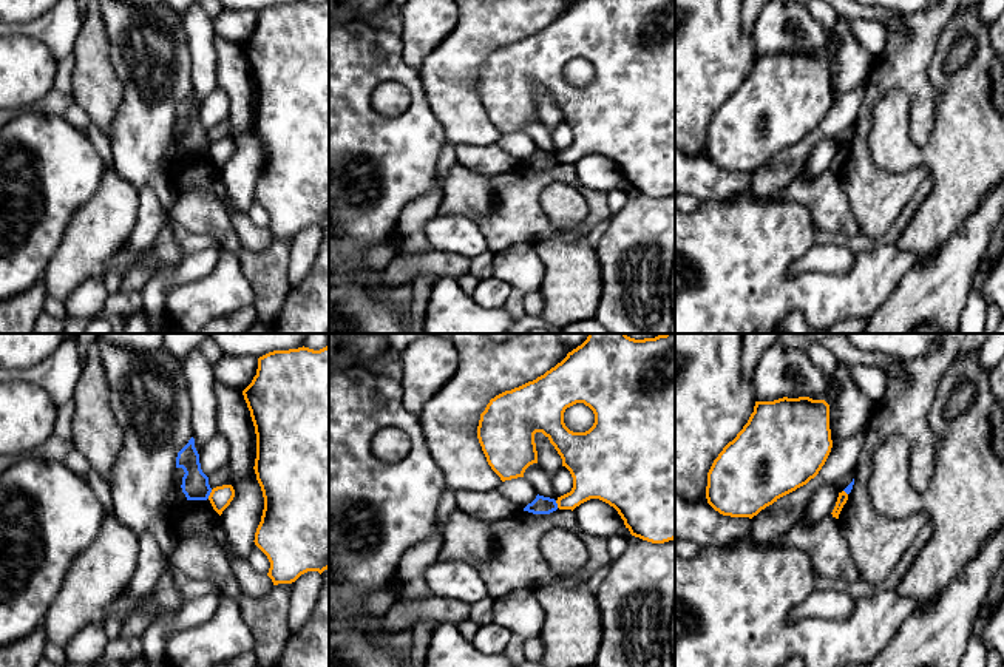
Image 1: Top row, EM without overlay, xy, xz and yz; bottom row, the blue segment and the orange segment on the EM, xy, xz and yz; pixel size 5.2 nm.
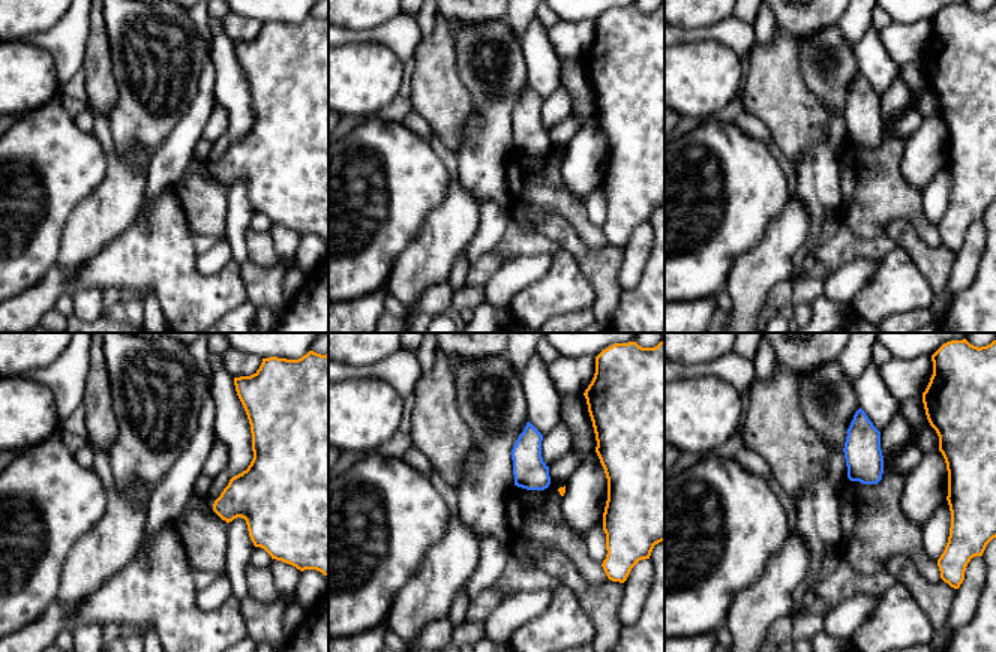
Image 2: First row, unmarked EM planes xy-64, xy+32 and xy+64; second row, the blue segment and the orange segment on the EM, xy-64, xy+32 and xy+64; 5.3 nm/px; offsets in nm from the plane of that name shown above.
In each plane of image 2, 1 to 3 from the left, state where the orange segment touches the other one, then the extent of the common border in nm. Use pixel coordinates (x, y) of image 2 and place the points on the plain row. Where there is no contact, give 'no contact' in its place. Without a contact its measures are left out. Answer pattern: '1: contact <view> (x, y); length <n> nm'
1: no contact
2: no contact
3: no contact

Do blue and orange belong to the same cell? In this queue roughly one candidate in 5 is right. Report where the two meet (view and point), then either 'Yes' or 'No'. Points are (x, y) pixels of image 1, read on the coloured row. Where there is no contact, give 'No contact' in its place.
Touches blue at xy (209, 494). No

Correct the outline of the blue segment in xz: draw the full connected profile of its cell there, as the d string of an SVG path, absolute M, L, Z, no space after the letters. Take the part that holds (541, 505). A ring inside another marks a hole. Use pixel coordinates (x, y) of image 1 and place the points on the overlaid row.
M536 496L536 499L528 503L524 511L533 513L533 514L550 514L558 510L558 503L555 499Z

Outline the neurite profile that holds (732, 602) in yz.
M735 542L732 547L706 547L690 559L675 554L675 667L785 667L792 658L800 658L806 667L868 665L891 641L899 627L914 613L914 602L904 599L896 590L879 590L854 601L853 613L845 619L803 618L789 622L791 611L803 604L816 587L817 571L806 551L797 547L751 547Z

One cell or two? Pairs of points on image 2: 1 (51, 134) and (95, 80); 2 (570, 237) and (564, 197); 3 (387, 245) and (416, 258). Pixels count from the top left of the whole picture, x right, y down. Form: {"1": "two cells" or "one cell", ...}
{"1": "two cells", "2": "two cells", "3": "two cells"}

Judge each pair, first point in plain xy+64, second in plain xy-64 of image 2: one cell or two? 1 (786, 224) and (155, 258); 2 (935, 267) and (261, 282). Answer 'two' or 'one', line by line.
1: two
2: one

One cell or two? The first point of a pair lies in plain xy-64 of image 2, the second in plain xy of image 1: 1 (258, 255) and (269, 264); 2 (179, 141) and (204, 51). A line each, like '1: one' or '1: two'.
1: two
2: one

